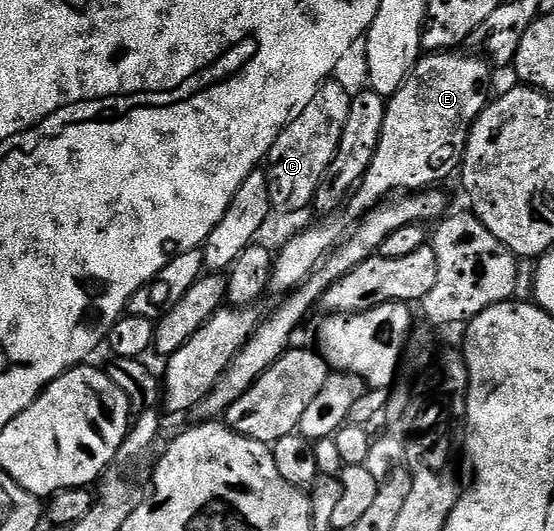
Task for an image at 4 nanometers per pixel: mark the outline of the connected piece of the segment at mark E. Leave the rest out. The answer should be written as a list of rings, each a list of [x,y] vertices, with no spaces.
[[[426,53],[419,58],[418,63],[410,70],[410,76],[404,81],[404,85],[400,85],[400,89],[394,95],[389,96],[386,104],[386,112],[384,113],[384,129],[380,133],[380,141],[376,153],[372,157],[372,161],[368,165],[368,169],[362,174],[362,181],[354,188],[348,199],[348,206],[345,208],[346,215],[353,221],[361,220],[362,216],[368,214],[370,210],[379,203],[389,200],[395,193],[413,193],[423,189],[433,188],[441,179],[446,179],[450,174],[459,170],[462,156],[466,154],[466,137],[470,130],[470,126],[478,120],[478,114],[485,109],[488,96],[486,90],[490,87],[490,71],[481,63],[483,60],[469,59],[466,55],[458,55],[462,53]]]

